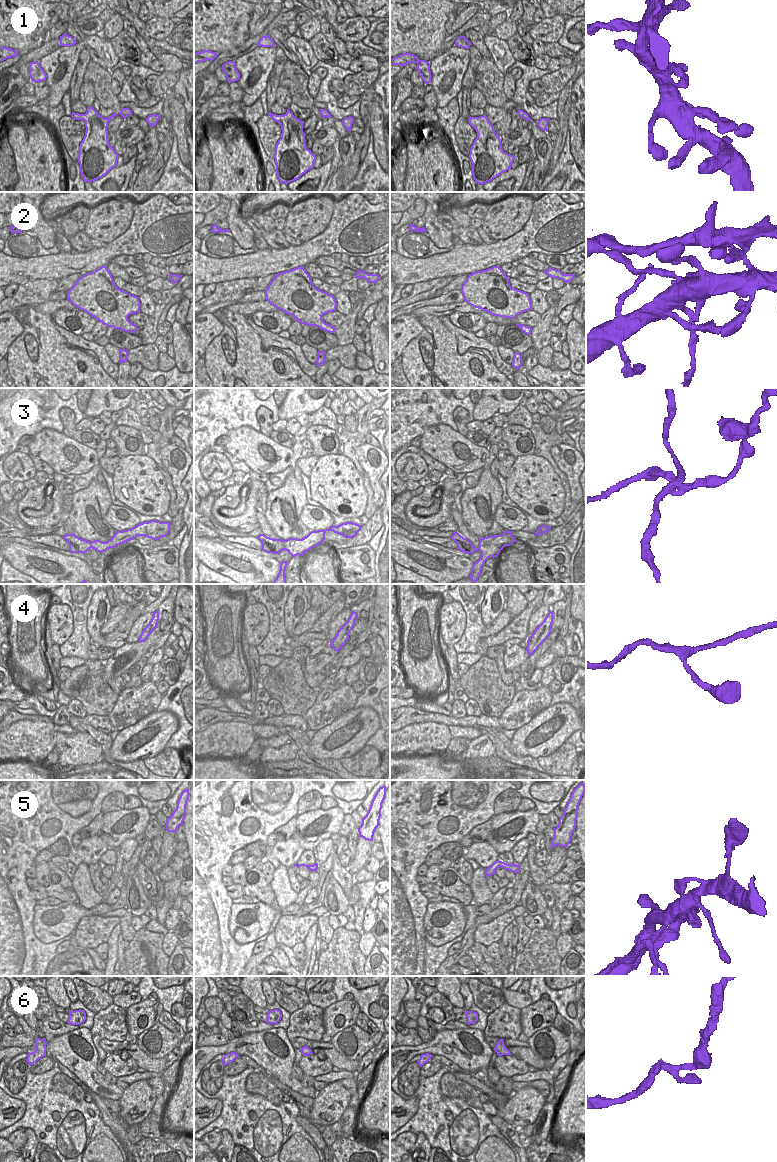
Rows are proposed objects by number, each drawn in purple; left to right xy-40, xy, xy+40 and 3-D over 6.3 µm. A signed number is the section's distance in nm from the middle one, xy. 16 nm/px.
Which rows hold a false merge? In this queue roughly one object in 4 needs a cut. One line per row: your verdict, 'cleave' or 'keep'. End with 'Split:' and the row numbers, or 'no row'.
1: keep
2: cleave
3: cleave
4: keep
5: keep
6: keep
Split: 2, 3

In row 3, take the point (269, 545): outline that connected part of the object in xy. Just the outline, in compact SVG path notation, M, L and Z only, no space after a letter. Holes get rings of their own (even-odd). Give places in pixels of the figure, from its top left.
M260 534L257 539L262 544L262 550L267 553L279 554L285 550L285 541L282 539L273 539L264 534Z

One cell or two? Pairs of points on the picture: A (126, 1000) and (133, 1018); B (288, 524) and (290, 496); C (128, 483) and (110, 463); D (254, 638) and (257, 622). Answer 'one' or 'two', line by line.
A: two
B: one
C: two
D: one

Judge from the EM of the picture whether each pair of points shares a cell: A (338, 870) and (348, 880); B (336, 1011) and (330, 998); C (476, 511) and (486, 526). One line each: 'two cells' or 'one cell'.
A: one cell
B: two cells
C: one cell

